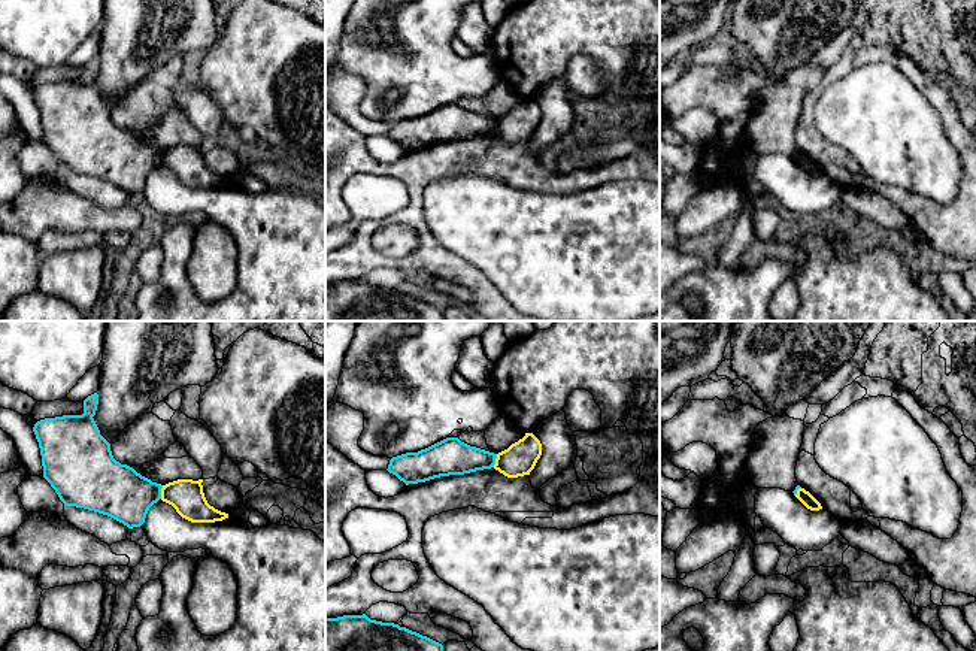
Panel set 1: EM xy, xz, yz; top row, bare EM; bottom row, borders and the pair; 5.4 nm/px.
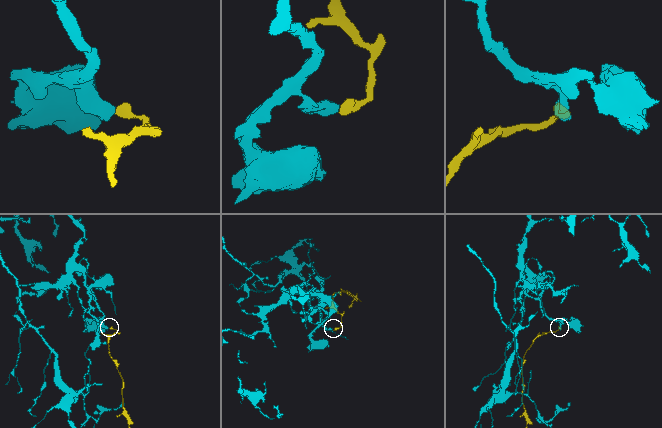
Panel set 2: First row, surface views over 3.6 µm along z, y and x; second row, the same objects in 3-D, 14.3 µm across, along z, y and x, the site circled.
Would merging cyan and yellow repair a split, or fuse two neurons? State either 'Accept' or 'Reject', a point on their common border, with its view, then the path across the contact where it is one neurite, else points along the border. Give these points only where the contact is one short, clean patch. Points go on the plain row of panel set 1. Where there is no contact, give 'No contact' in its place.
Reject. Touches cyan at xy (160, 157). Boundary: xy (163, 151), (160, 163)

